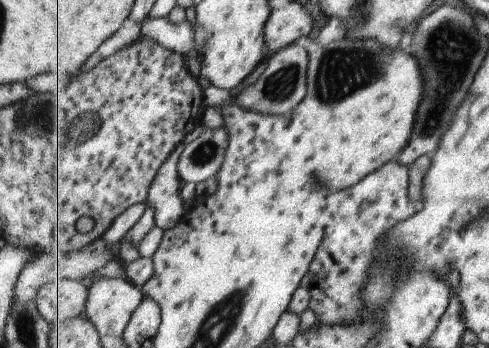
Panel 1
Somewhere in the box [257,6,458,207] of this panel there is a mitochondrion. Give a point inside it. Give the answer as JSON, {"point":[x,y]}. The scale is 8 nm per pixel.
{"point":[364,67]}

